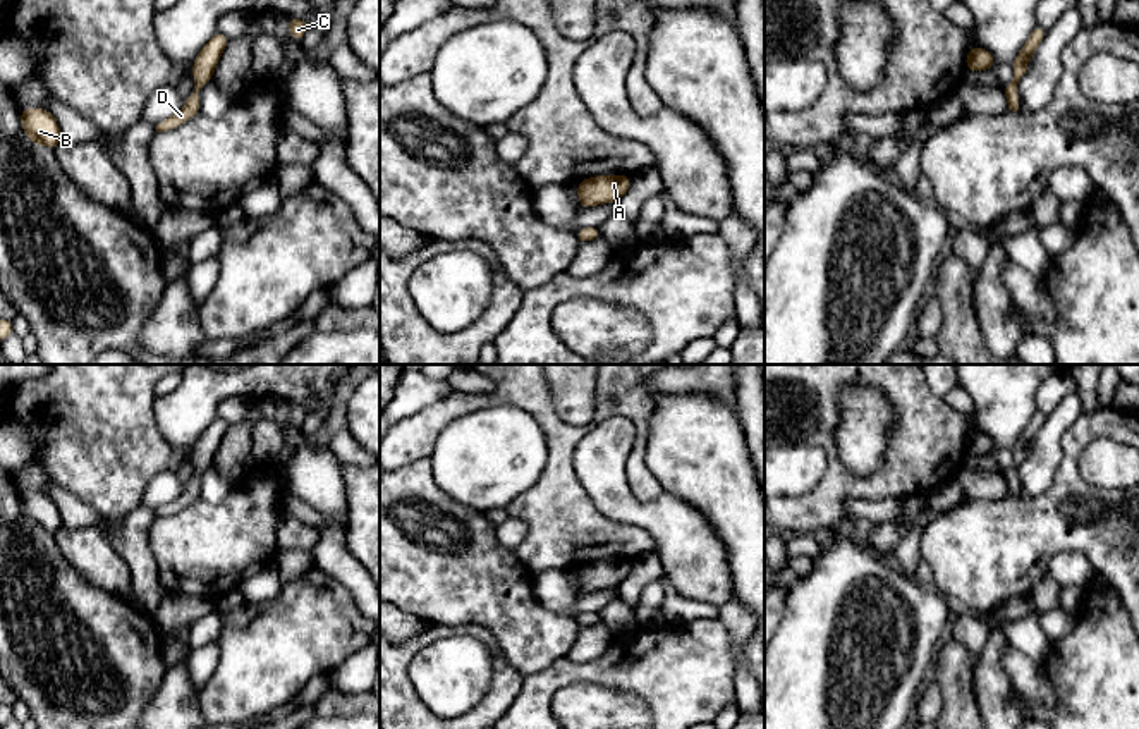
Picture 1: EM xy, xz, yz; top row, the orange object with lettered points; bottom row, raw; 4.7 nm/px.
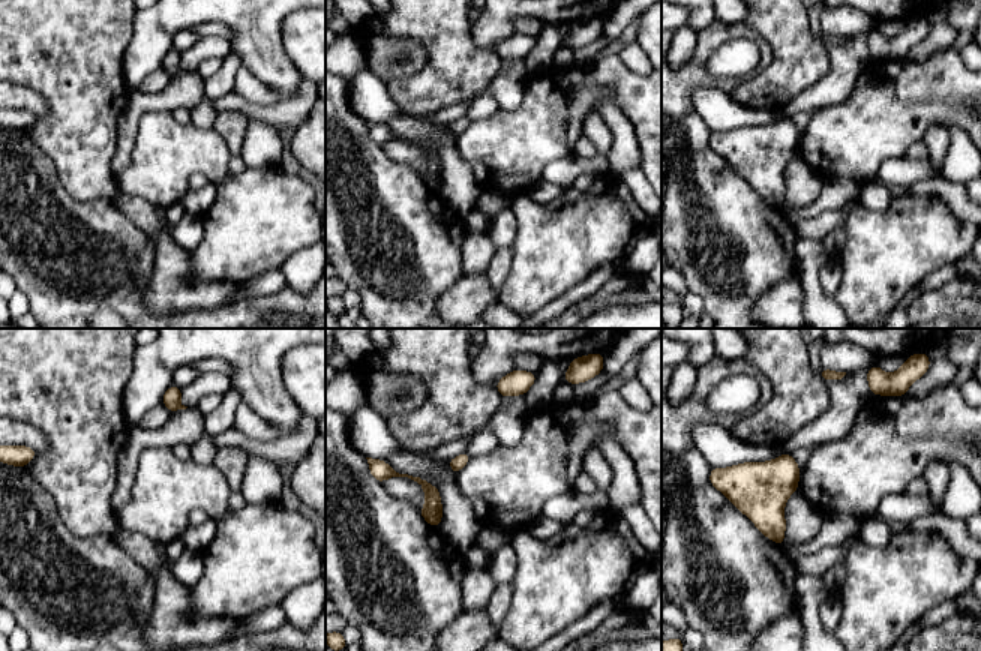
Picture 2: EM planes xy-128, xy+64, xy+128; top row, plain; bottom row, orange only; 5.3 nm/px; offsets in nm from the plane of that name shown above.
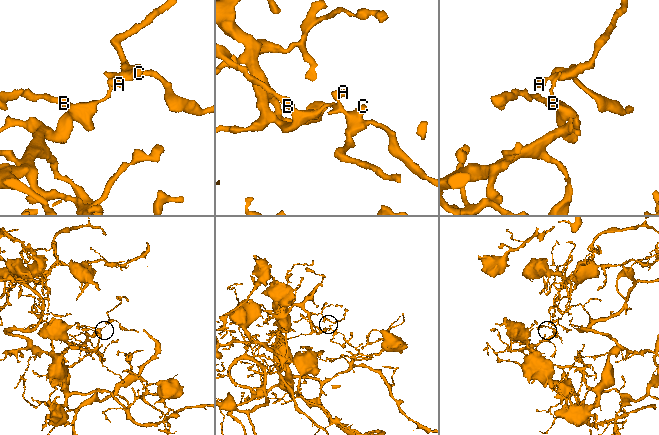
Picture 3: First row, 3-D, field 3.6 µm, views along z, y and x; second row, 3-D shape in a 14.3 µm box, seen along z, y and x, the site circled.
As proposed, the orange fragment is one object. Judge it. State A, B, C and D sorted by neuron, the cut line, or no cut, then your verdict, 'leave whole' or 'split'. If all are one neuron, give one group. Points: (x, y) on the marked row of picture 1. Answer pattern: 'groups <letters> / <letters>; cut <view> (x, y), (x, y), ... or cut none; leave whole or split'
groups A B C D; cut none; leave whole

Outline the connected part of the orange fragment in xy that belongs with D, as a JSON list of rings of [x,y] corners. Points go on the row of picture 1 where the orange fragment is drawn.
[[[215,33],[211,40],[201,48],[199,55],[194,58],[194,89],[187,98],[186,105],[172,117],[156,124],[156,132],[170,131],[187,122],[191,117],[199,113],[199,93],[198,89],[211,81],[213,70],[228,45],[228,38],[222,33]]]

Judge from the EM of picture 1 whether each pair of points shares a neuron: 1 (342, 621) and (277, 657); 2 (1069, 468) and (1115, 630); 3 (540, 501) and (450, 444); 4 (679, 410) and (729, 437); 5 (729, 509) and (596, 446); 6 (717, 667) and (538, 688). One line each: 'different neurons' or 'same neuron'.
1: same neuron
2: different neurons
3: different neurons
4: same neuron
5: different neurons
6: same neuron

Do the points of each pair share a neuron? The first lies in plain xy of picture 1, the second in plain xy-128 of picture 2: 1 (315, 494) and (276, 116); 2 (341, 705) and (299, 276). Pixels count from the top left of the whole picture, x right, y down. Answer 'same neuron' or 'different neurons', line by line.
1: different neurons
2: different neurons

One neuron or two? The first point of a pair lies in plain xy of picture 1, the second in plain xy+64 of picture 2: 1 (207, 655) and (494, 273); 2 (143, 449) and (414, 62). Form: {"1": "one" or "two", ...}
{"1": "one", "2": "two"}

